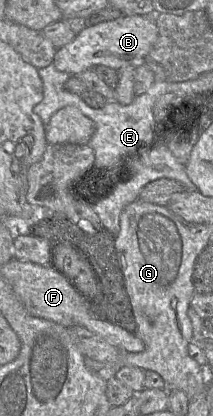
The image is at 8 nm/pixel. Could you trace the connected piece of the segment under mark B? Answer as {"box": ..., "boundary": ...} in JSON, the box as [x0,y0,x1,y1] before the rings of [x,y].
{"box":[53,16,158,75],"boundary":[[[121,16],[115,20],[88,26],[72,42],[56,50],[53,65],[58,71],[70,75],[106,66],[114,70],[143,62],[158,39],[158,28],[150,16]]]}

